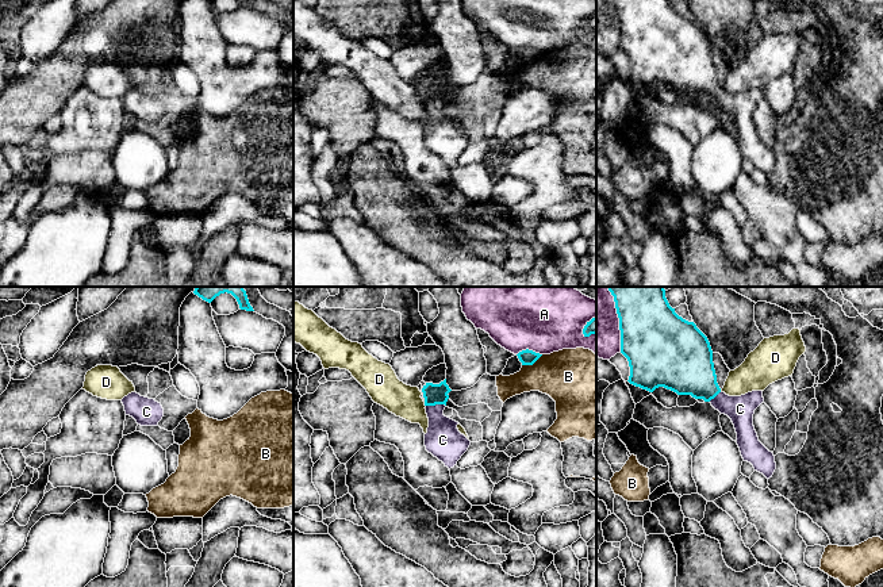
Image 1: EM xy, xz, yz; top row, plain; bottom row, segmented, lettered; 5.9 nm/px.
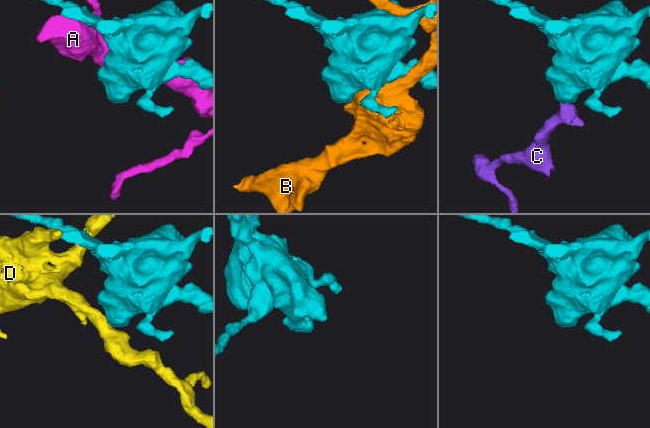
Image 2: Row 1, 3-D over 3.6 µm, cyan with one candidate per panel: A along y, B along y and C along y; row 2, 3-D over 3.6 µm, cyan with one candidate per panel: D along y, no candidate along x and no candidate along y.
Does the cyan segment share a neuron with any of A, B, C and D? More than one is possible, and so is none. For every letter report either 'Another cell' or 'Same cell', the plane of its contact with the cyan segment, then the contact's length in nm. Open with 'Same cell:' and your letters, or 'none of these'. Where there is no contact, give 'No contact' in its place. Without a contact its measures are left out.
Same cell: C
A: Another cell. Touches cyan in yz. Shared border 300 nm
B: Another cell. Touches cyan in xz. Shared border 140 nm
C: Same cell. Touches cyan in xz. Shared border 120 nm
D: Another cell. Touches cyan in xz. Shared border 30 nm

